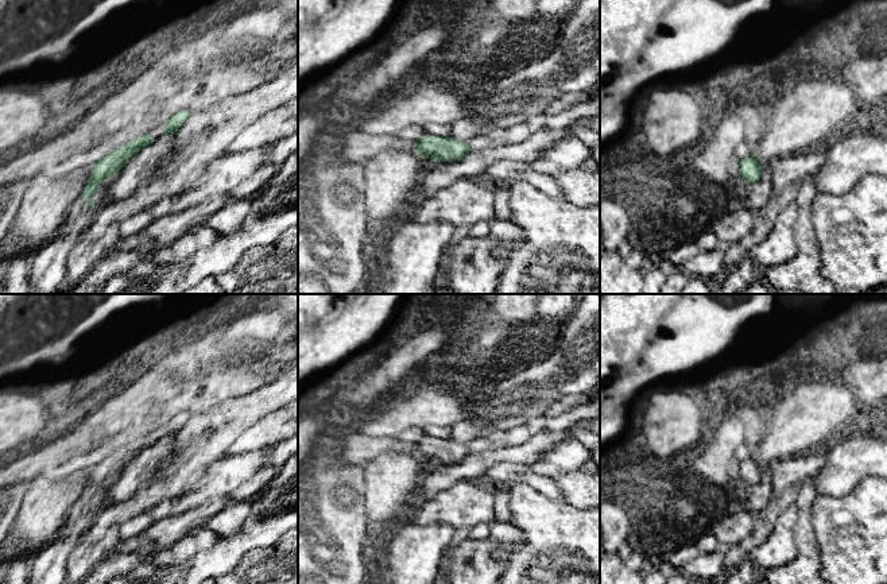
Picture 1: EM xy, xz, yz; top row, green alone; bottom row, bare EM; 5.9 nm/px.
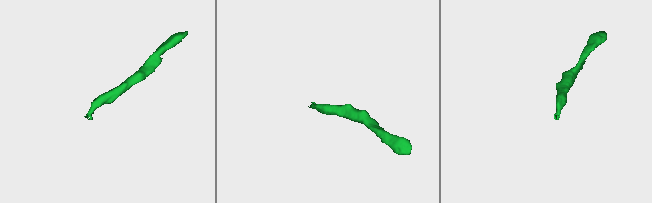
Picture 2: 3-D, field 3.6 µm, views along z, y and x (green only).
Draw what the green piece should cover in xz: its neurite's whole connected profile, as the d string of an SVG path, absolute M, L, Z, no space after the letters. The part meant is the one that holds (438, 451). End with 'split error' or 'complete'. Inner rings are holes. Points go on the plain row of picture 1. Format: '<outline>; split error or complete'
M426 436L412 444L415 455L433 464L454 464L472 453L466 444L439 437Z; complete

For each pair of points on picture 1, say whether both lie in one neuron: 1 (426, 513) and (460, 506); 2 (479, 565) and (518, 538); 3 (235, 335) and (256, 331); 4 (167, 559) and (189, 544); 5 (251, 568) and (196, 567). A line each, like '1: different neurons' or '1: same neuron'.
1: same neuron
2: same neuron
3: same neuron
4: same neuron
5: different neurons

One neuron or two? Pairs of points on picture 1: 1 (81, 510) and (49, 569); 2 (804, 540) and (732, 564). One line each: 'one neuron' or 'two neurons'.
1: one neuron
2: two neurons

